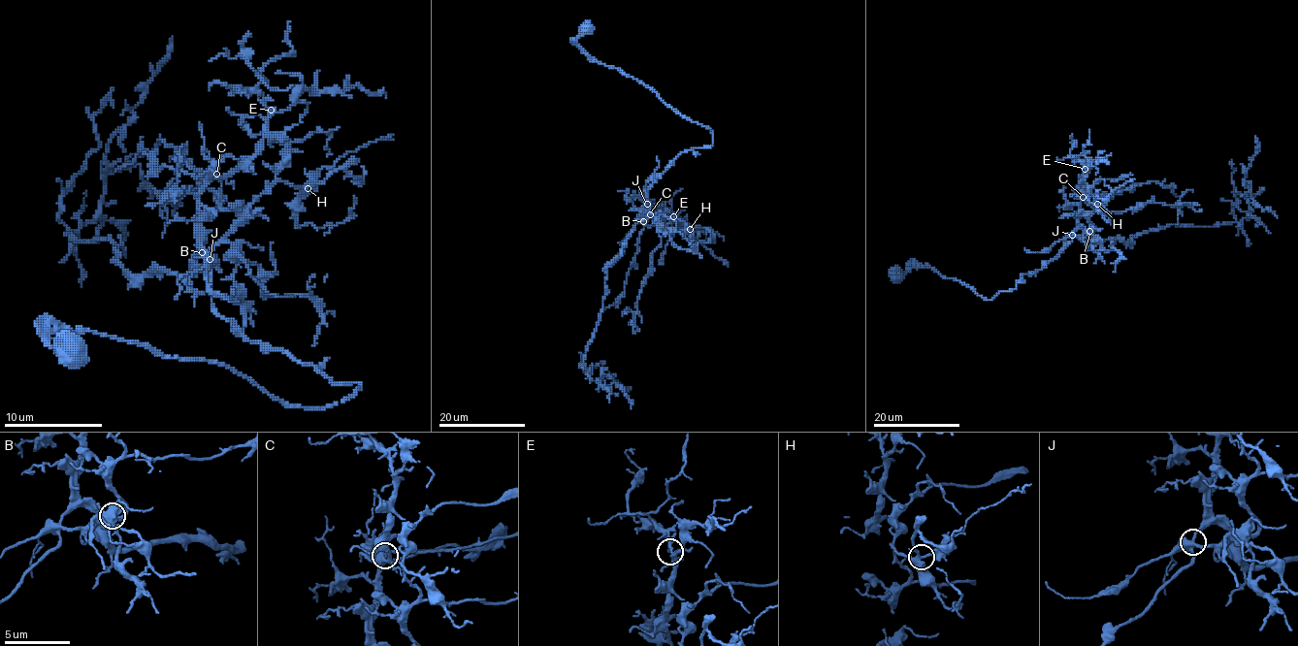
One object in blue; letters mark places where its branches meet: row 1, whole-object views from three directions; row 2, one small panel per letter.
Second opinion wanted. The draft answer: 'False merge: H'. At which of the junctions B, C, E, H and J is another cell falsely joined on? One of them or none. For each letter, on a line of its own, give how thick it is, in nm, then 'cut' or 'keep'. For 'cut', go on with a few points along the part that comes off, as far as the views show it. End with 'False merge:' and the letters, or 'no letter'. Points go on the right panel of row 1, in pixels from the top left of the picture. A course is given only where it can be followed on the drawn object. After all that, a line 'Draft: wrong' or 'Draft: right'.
B: calibre 360 nm; keep
C: calibre 380 nm; keep
E: calibre 240 nm; keep
H: calibre 320 nm; keep
J: calibre 460 nm; keep
False merge: no letter
Draft: wrong

